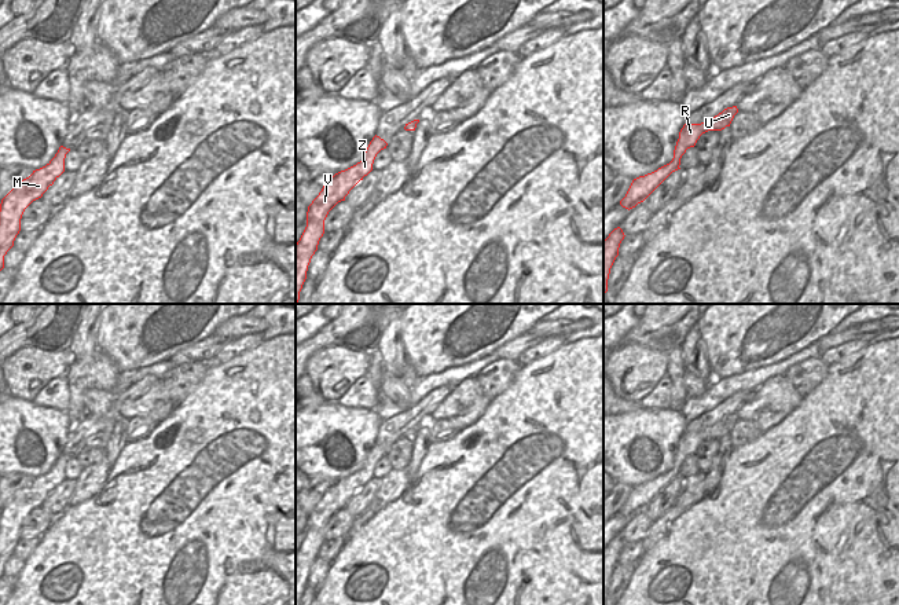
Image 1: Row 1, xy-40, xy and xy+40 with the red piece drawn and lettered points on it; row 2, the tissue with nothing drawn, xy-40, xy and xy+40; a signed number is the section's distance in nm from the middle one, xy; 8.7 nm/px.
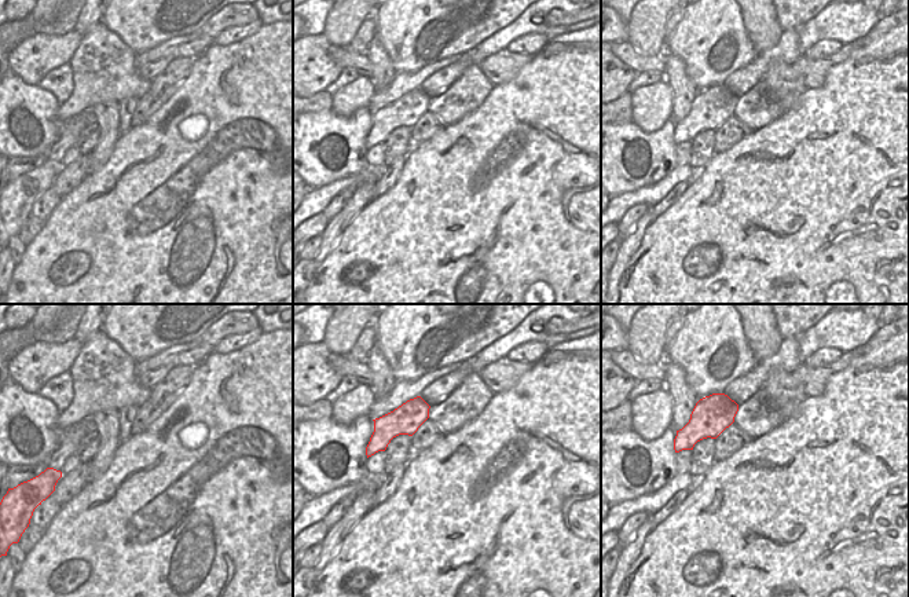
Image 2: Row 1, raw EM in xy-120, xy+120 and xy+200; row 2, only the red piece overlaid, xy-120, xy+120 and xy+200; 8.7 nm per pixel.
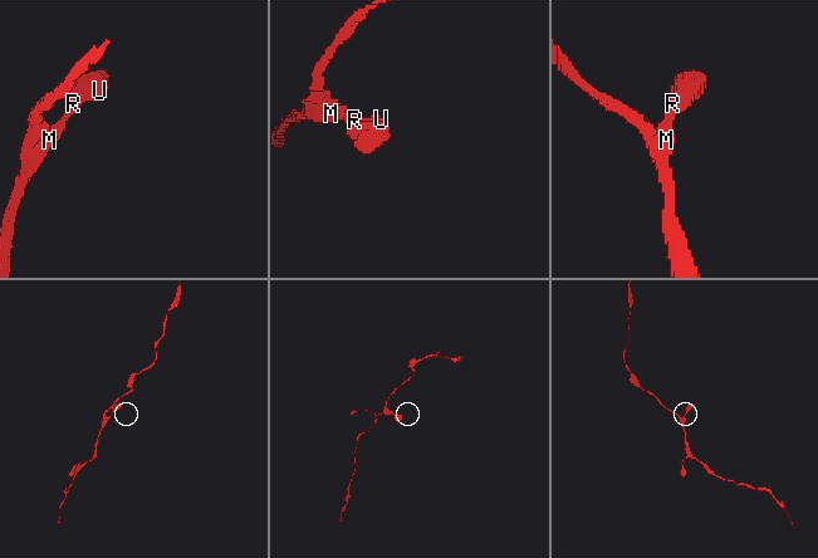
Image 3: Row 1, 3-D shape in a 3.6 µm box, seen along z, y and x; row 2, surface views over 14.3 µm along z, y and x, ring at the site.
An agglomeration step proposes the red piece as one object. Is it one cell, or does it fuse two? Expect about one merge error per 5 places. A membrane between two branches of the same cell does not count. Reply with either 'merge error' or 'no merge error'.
no merge error

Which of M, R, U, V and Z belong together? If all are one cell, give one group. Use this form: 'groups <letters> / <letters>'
groups M R U V Z

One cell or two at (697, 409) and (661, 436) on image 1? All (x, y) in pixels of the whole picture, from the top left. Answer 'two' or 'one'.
two

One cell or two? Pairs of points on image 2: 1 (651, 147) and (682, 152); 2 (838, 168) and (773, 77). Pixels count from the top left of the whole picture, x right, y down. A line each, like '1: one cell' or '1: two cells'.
1: two cells
2: two cells

